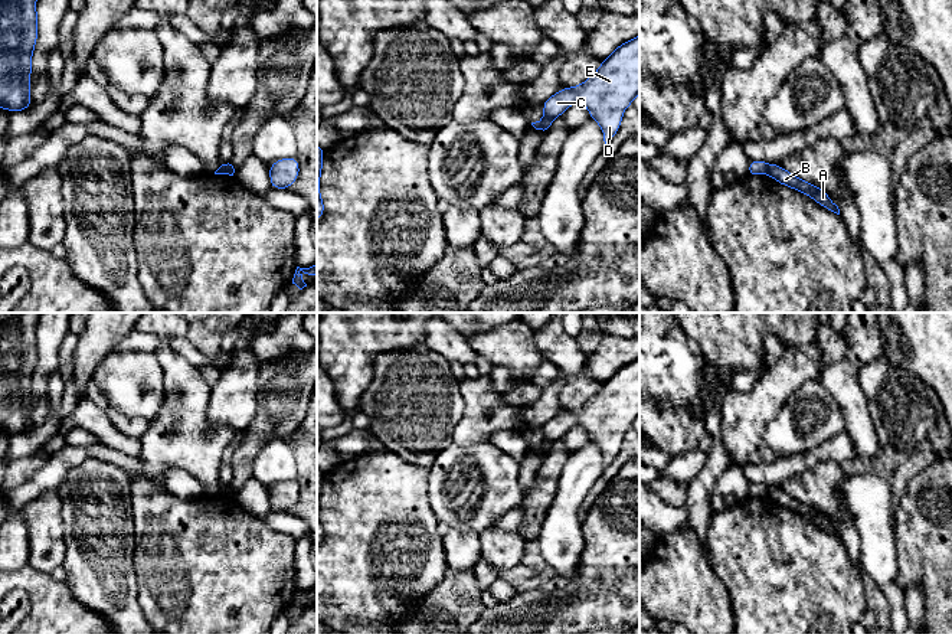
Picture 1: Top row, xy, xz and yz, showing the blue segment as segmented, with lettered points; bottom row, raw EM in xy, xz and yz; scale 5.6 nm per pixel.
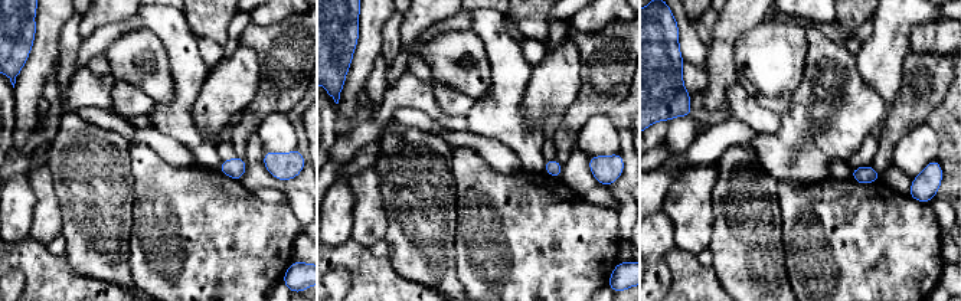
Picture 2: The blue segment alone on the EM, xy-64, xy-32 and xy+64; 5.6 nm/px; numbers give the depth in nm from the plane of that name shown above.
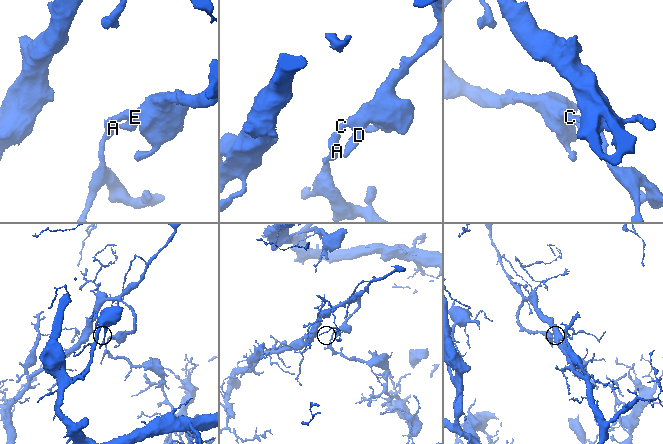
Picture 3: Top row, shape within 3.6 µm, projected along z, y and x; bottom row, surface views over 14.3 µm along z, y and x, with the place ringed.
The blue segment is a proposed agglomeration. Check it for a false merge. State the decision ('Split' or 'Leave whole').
Split

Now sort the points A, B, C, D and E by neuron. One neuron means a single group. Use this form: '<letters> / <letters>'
A B / C D E

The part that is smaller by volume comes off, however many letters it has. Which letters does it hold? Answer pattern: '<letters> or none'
A, B

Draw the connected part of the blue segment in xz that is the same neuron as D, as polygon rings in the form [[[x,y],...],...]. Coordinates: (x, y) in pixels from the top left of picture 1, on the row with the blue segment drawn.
[[[639,35],[619,45],[583,84],[560,89],[542,107],[546,118],[556,120],[575,102],[585,104],[608,144],[621,127],[625,108],[638,94]]]

